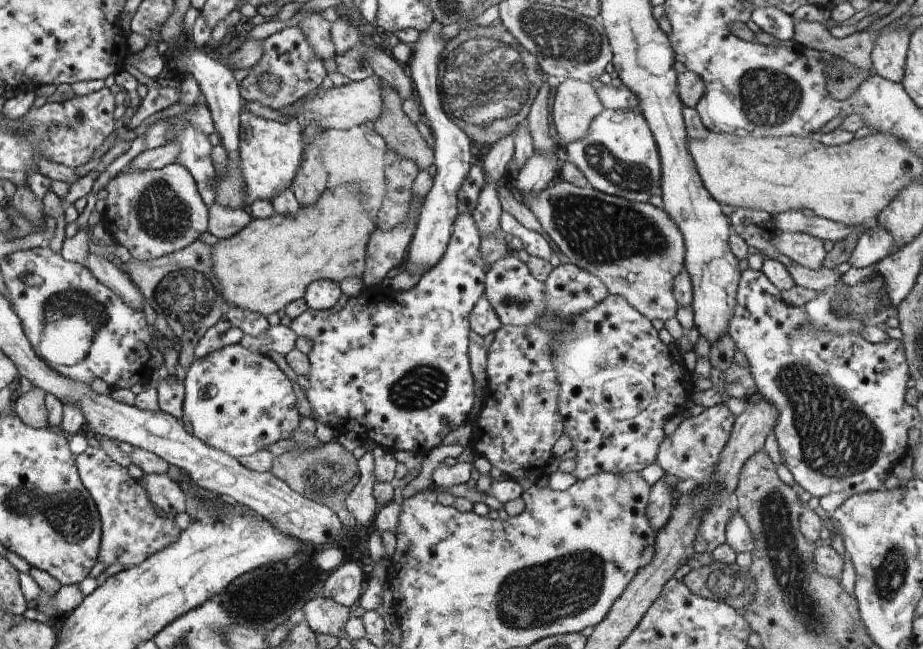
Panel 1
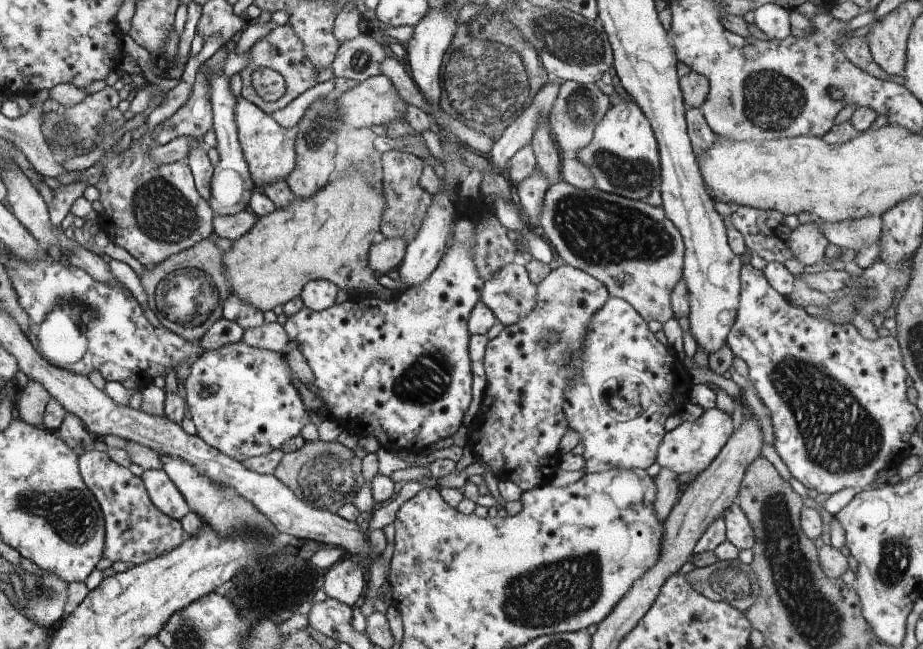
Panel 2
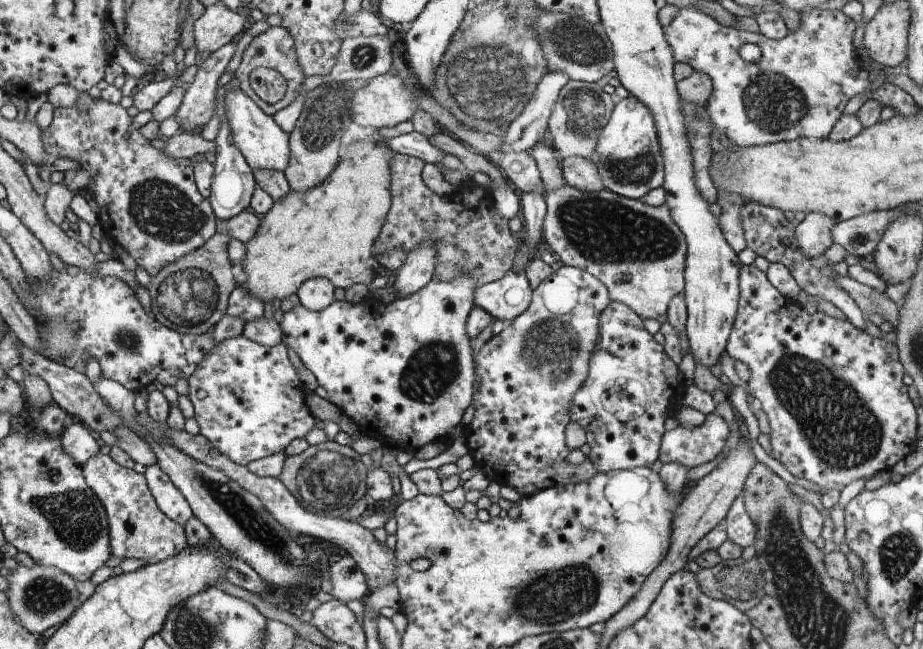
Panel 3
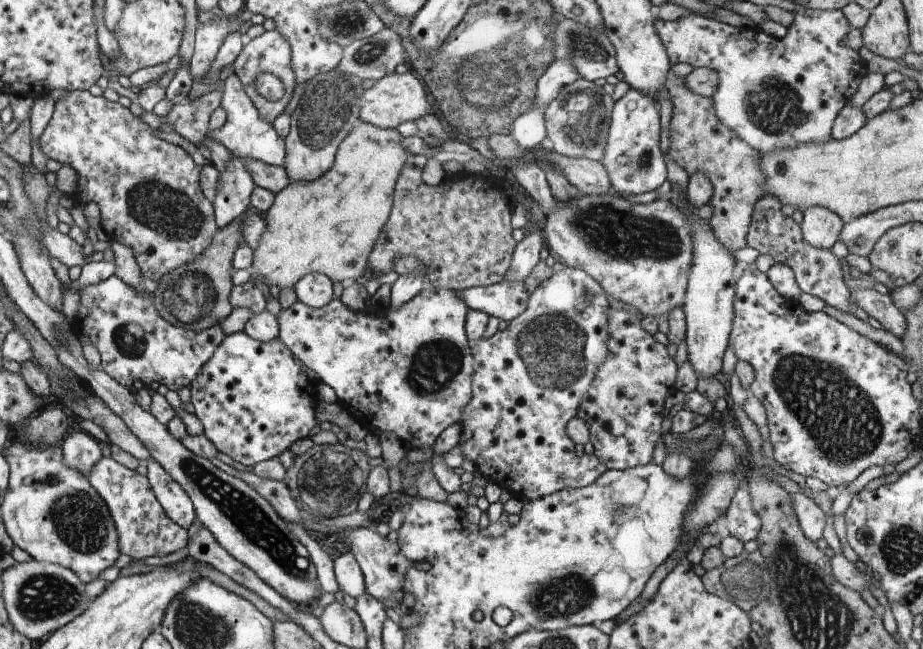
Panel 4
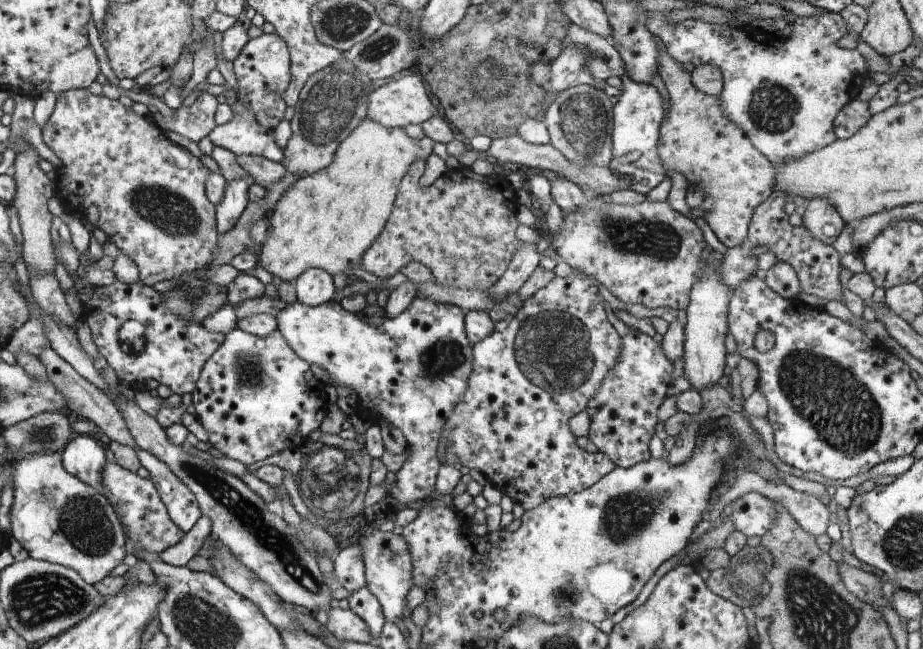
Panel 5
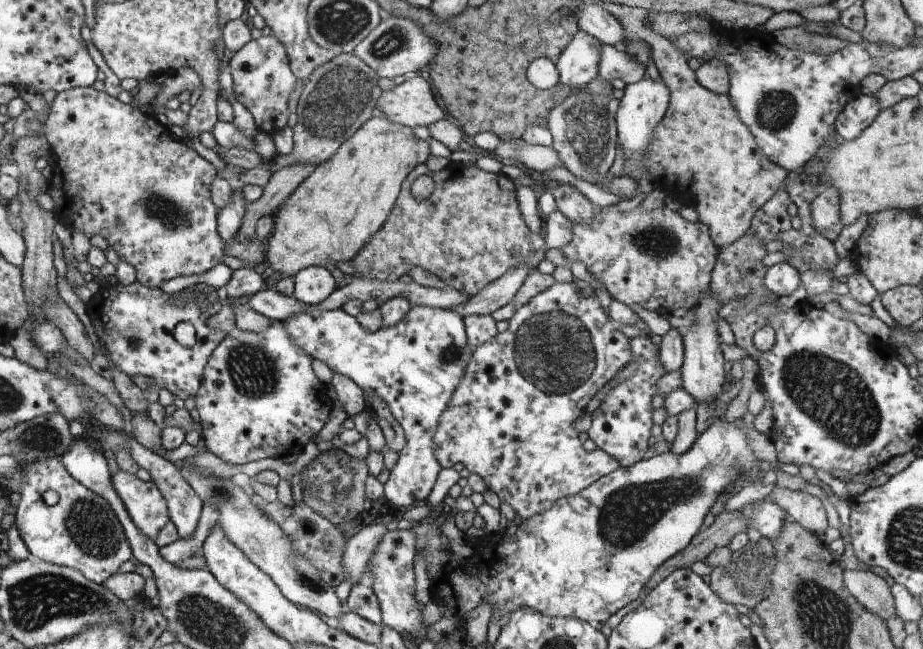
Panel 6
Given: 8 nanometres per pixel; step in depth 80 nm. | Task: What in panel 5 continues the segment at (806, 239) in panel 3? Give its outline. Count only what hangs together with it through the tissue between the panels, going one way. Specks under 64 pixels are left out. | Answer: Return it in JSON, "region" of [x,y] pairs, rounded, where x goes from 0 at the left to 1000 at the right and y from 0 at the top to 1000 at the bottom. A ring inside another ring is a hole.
{"region":[[[882,305],[871,327],[870,344],[880,367],[901,379],[915,350],[912,333],[908,330],[895,305]]]}

